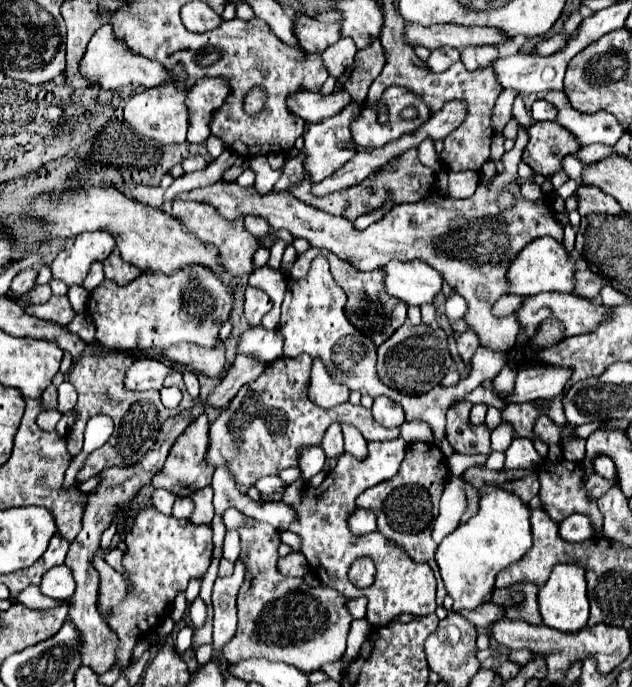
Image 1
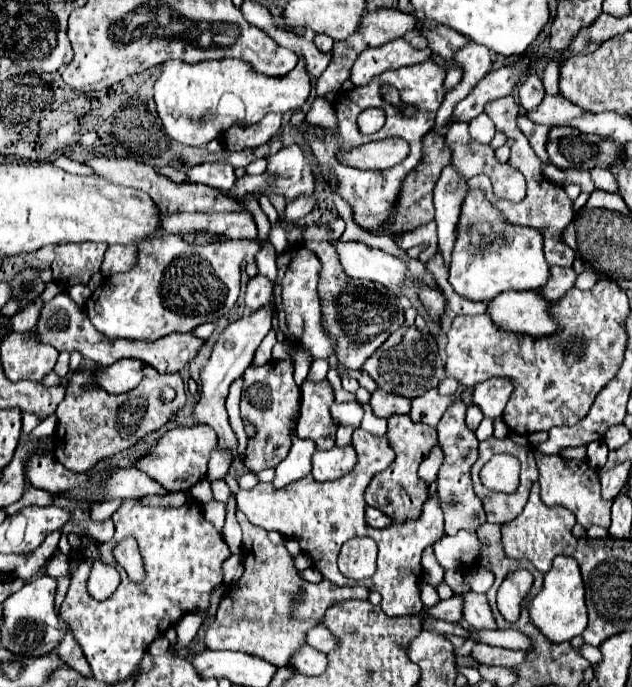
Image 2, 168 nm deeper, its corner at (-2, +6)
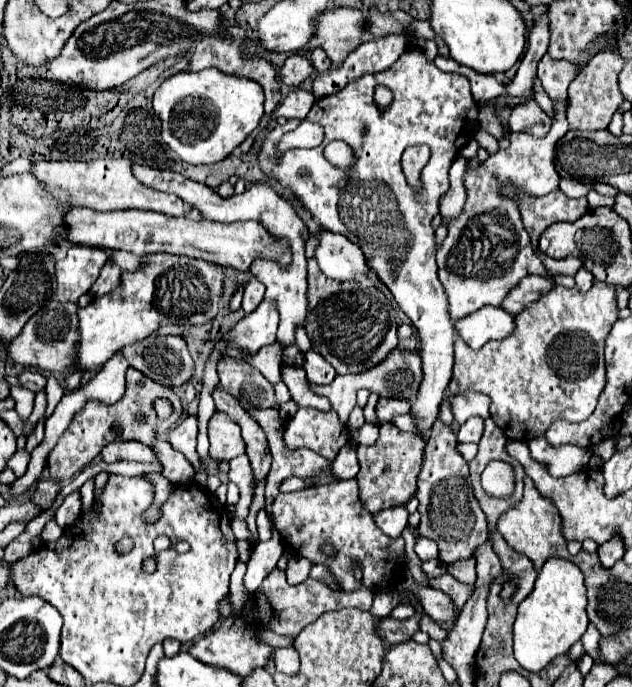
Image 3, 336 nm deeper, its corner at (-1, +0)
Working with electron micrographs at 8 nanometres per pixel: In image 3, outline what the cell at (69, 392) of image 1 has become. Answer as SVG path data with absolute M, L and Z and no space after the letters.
M18 450L18 452L10 458L8 468L16 474L16 478L20 478L20 476L26 472L26 468L28 468L28 460L30 460L30 454L28 454L26 450Z

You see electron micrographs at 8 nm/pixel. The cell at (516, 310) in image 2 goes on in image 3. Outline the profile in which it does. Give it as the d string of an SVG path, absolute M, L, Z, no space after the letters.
M486 306L478 312L454 322L456 334L472 348L478 350L490 340L502 340L514 330L514 316L498 306Z

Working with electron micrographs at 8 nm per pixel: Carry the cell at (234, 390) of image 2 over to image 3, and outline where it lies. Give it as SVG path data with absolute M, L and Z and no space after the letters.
M246 454L230 460L228 478L230 478L230 482L238 484L240 492L242 492L242 496L236 504L236 516L246 520L248 508L250 508L250 502L252 502L252 492L254 492L254 474L252 474L252 468L250 468L250 462L248 462Z

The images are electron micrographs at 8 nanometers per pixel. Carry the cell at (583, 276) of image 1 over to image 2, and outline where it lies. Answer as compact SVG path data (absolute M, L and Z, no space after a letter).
M551 266L551 280L547 282L547 286L541 288L543 296L547 300L559 300L563 298L563 294L567 294L567 290L575 288L575 280L577 280L577 272L569 266L569 268L563 268L563 266Z

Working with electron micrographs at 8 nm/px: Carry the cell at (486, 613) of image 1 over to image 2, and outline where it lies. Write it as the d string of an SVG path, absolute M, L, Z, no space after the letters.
M453 596L449 600L441 600L433 608L425 608L425 610L433 618L441 618L441 620L447 620L447 622L459 622L463 618L463 598Z

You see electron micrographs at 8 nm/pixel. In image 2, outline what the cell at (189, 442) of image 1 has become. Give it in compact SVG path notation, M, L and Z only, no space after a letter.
M177 426L163 434L163 438L157 442L151 454L145 456L137 464L137 468L145 472L149 478L157 480L169 492L175 492L175 490L187 492L189 488L195 486L197 480L205 476L211 450L215 446L217 446L217 434L215 430L211 430L211 426Z

